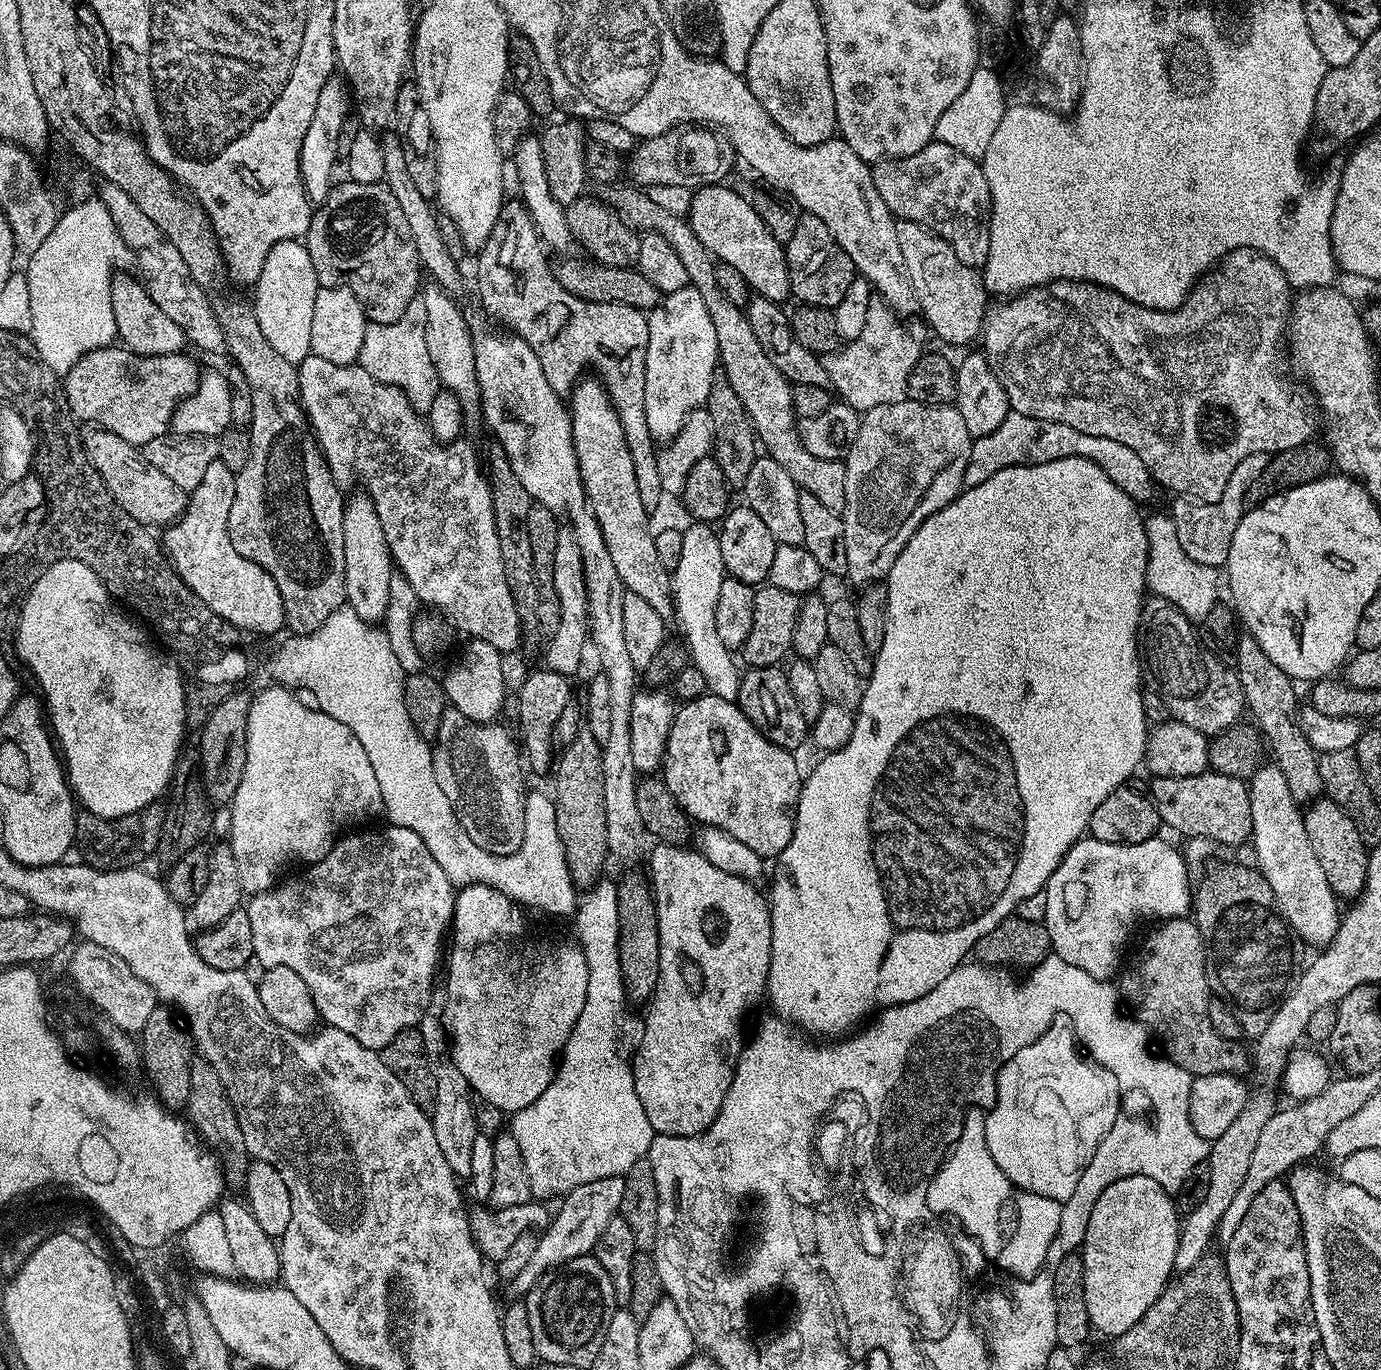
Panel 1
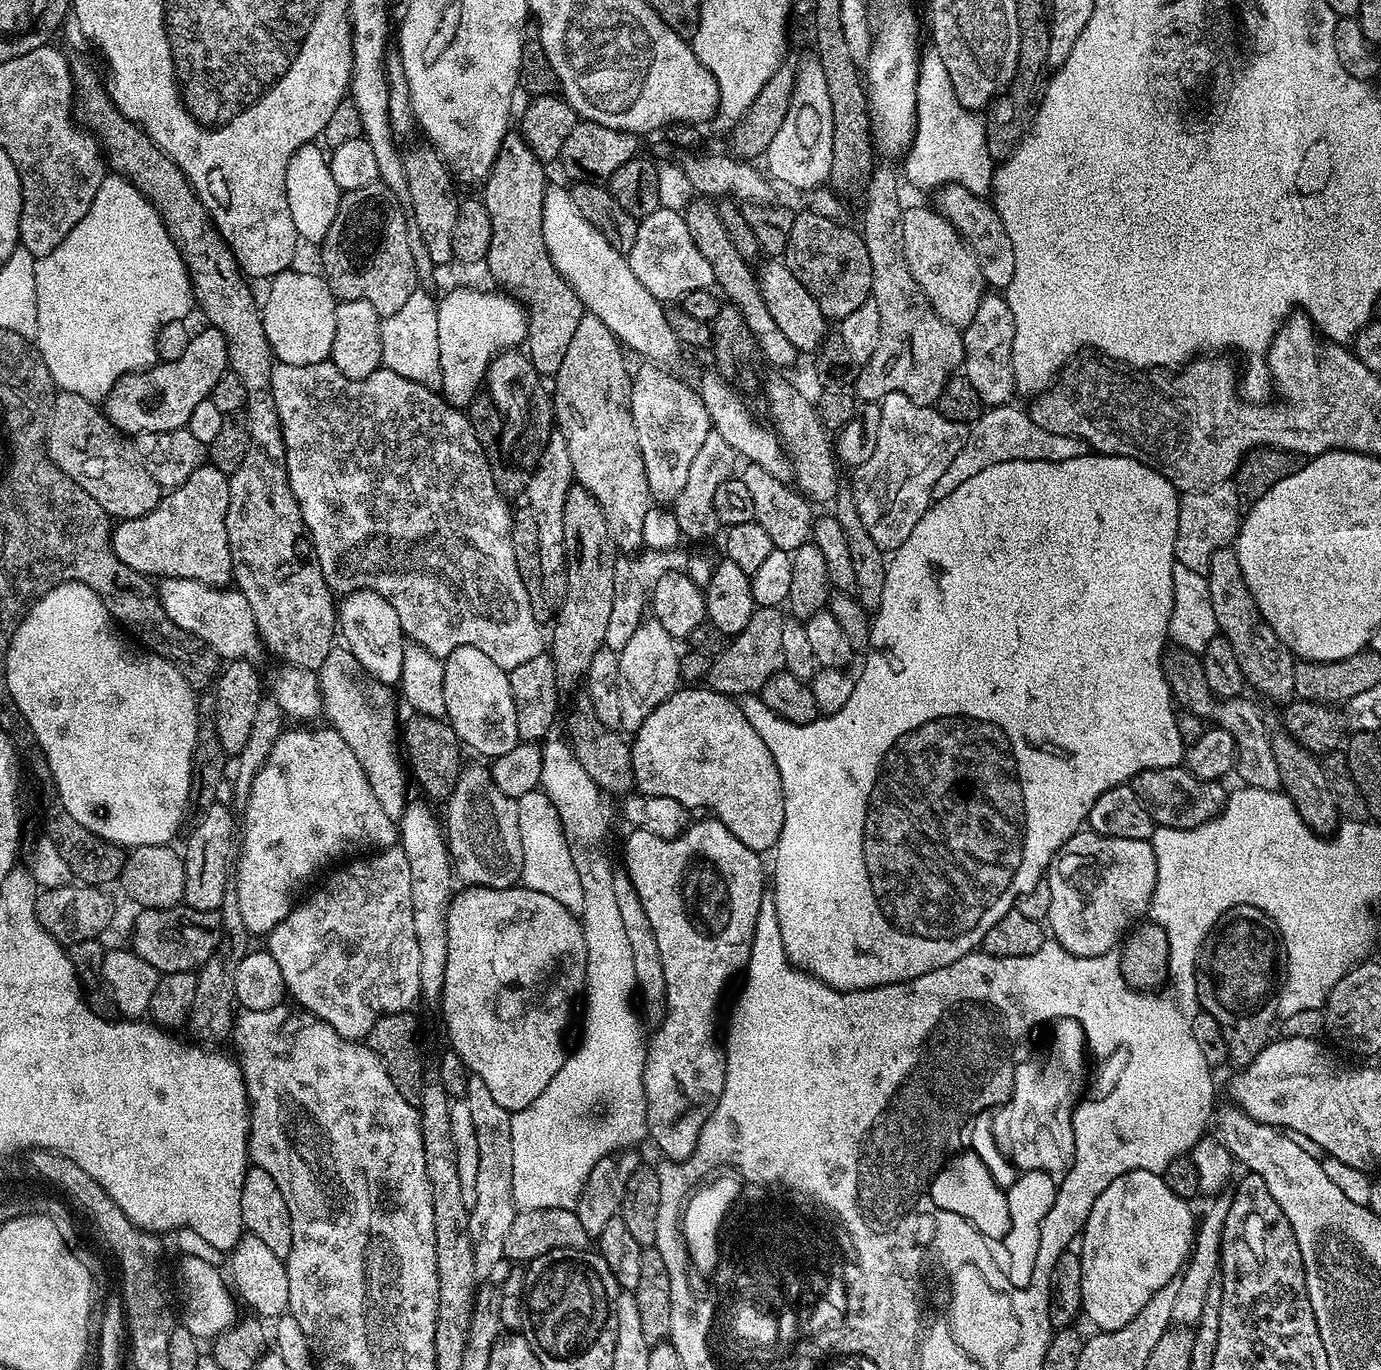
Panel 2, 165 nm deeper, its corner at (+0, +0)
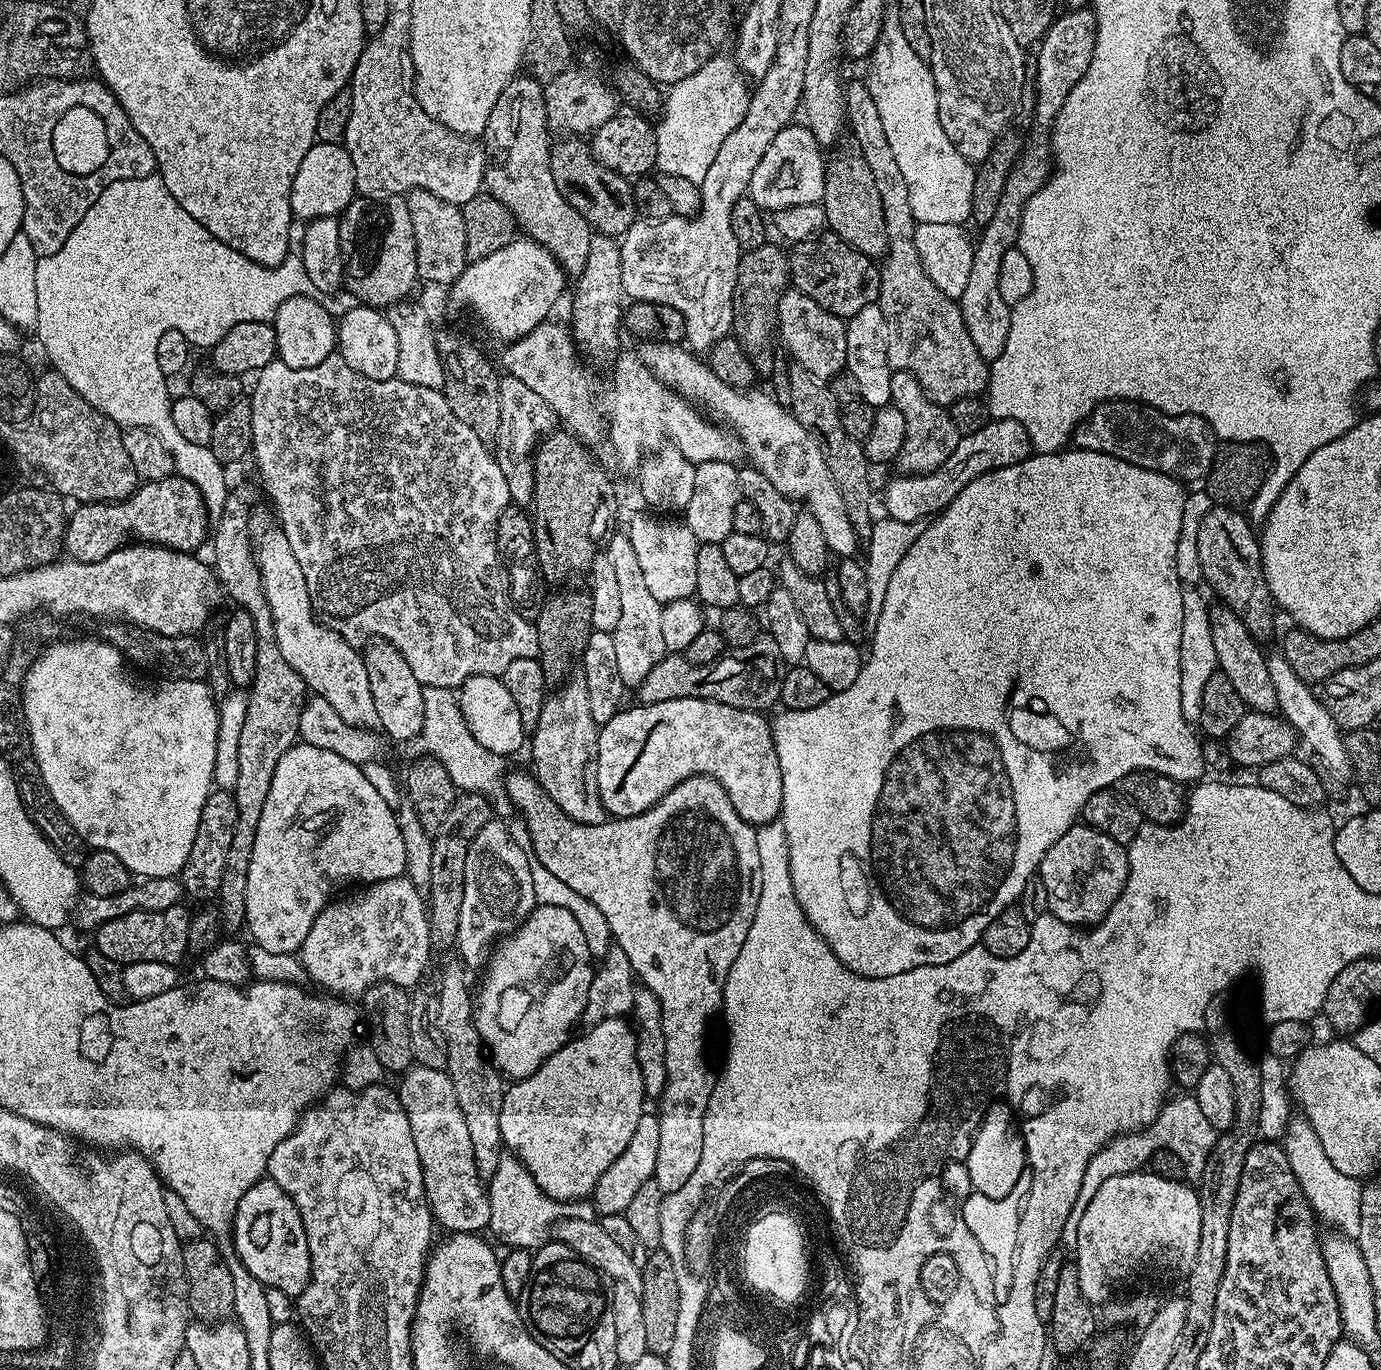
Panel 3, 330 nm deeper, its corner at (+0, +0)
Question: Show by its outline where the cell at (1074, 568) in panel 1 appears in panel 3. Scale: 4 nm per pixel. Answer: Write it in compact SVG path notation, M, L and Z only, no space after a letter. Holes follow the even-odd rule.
M1073 447L1072 452L1068 451L1042 452L1027 456L1017 464L990 470L965 486L956 495L954 502L950 502L931 522L925 523L914 546L910 546L910 550L902 554L902 562L898 562L894 574L890 574L890 586L886 586L882 614L878 618L876 633L870 638L872 653L867 653L858 679L851 686L846 686L846 690L829 694L826 702L822 702L822 706L814 706L814 710L784 710L777 720L771 721L774 746L778 750L778 766L782 770L782 823L786 830L794 894L808 921L815 926L816 931L830 946L830 950L834 950L838 962L842 962L854 974L862 974L866 978L890 978L890 974L906 974L906 970L914 970L918 966L954 962L958 954L966 954L966 950L977 947L984 939L986 926L990 926L990 922L994 922L994 918L998 918L1002 910L1013 907L1019 901L1026 882L1031 876L1037 875L1046 850L1050 850L1050 846L1054 846L1054 842L1058 842L1058 838L1062 838L1062 834L1066 834L1066 830L1070 830L1072 825L1081 819L1086 802L1090 802L1090 794L1119 785L1124 776L1131 772L1157 772L1166 778L1179 780L1185 786L1199 781L1205 775L1204 752L1200 749L1201 737L1182 714L1180 651L1184 588L1178 578L1176 559L1178 538L1182 534L1185 489L1180 489L1183 488L1181 481L1174 476L1131 464L1110 454L1098 454L1078 447Z

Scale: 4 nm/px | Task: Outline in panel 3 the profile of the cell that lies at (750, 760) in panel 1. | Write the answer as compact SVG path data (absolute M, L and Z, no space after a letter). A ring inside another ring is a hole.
M674 698L670 702L640 704L635 707L636 708L631 708L631 706L625 707L618 714L614 714L614 718L610 718L610 722L599 725L599 732L597 734L597 752L594 757L594 791L597 796L600 797L604 811L606 811L609 817L625 820L631 816L642 814L646 810L650 810L650 806L654 806L659 802L667 792L674 790L674 786L678 786L678 782L682 782L691 776L709 776L718 781L722 786L722 790L726 790L730 802L734 802L734 808L738 810L738 814L746 823L753 826L759 826L762 824L770 824L781 819L782 770L778 766L778 750L774 746L772 725L767 715L751 712L750 710L738 710L734 706L726 706L722 702L703 700L702 698Z

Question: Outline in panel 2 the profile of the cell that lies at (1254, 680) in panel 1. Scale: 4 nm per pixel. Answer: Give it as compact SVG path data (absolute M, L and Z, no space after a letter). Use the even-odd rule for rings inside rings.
M1235 547L1214 550L1206 577L1219 635L1225 636L1230 646L1234 646L1234 658L1238 658L1238 666L1242 666L1245 685L1249 689L1257 688L1268 700L1291 701L1296 696L1294 666L1298 662L1297 657L1284 645L1282 638L1270 630L1266 618L1262 618L1258 602L1254 602L1254 594L1250 594L1246 578L1242 578L1242 566L1238 566Z

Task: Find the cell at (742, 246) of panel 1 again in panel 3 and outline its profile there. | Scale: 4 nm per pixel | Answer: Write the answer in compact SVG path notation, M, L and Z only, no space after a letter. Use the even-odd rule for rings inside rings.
M789 287L782 294L776 307L775 327L778 329L778 340L793 357L795 363L802 365L811 374L824 381L846 368L846 323L841 317L830 314L797 288Z

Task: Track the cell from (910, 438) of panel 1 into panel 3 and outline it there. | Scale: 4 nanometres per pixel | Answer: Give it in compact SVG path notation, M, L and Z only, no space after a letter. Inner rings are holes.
M893 371L890 394L891 407L902 410L902 418L906 418L906 442L900 451L899 471L904 474L919 474L940 468L948 455L956 449L962 435L954 426L949 409L932 401L922 390L918 378L909 372Z

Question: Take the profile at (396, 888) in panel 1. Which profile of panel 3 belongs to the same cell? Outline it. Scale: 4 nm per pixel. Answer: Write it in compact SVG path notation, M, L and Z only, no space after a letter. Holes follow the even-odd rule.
M407 875L392 877L389 880L369 883L367 886L361 887L361 892L356 892L353 896L344 896L333 899L324 905L322 911L318 914L318 918L314 918L314 926L310 926L310 934L306 934L306 942L302 942L298 957L304 969L307 972L307 979L314 982L321 989L327 990L329 993L335 994L341 998L360 998L363 997L364 991L370 986L374 986L383 980L392 980L398 986L411 989L412 984L416 984L420 980L420 975L428 968L428 959L432 956L434 945L431 940L430 926L428 925L428 909L426 907L425 897L422 895L421 889L414 886L414 882L408 879Z

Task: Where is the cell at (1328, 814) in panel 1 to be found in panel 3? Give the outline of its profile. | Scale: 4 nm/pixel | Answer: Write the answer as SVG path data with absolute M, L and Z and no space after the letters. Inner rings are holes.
M1221 604L1213 605L1209 609L1209 623L1211 626L1212 643L1217 656L1217 669L1226 674L1230 682L1233 683L1234 690L1237 690L1238 696L1242 699L1247 709L1262 713L1275 713L1278 710L1275 688L1268 674L1265 652L1263 653L1261 643L1246 630L1245 624L1233 611Z

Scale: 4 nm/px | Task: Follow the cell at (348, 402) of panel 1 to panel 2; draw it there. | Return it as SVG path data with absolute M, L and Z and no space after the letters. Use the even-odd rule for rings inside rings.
M328 360L306 366L277 363L272 369L272 393L282 430L288 485L298 502L308 535L312 537L316 561L331 592L347 594L368 588L382 594L382 598L386 598L386 602L390 602L390 606L394 606L394 611L398 613L398 622L405 637L413 644L420 644L437 658L448 656L458 646L474 646L492 661L498 662L500 668L511 670L545 651L546 636L540 633L540 624L536 621L537 609L530 602L522 574L518 574L518 562L514 558L514 519L508 509L509 501L498 490L486 454L482 446L478 446L478 438L474 438L474 430L470 430L468 417L461 409L451 408L443 395L418 382L410 382L410 378L402 378L402 374L394 374L394 370L389 368L381 366L377 372L370 374L370 378L351 380Z

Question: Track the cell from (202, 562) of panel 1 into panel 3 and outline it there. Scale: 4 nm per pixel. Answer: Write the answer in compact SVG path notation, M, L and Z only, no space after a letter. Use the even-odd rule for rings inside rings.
M173 474L161 480L150 480L141 483L136 491L127 498L115 504L80 504L77 512L67 517L64 544L71 559L81 560L83 564L98 562L125 543L127 536L133 536L133 541L170 548L173 552L191 552L203 545L210 536L210 517L203 495L198 486L186 478Z

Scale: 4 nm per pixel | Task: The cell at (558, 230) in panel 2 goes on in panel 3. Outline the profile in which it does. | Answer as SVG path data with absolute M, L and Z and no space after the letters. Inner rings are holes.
M645 341L642 346L641 350L638 350L640 359L662 383L675 388L683 398L702 407L713 419L731 429L743 444L743 451L746 453L747 459L752 459L749 460L751 467L756 468L762 474L766 474L766 478L770 478L770 483L777 490L782 490L782 494L789 496L793 502L799 502L806 511L814 514L814 518L818 518L818 526L822 526L822 534L826 534L826 546L833 557L852 558L857 555L858 537L854 526L850 524L849 515L846 514L845 499L842 498L842 493L838 490L838 485L834 482L829 467L822 459L821 451L818 450L814 438L802 428L798 419L792 416L791 411L783 403L780 405L774 397L767 396L764 392L726 385L712 372L701 357L694 355L683 345L664 341Z

